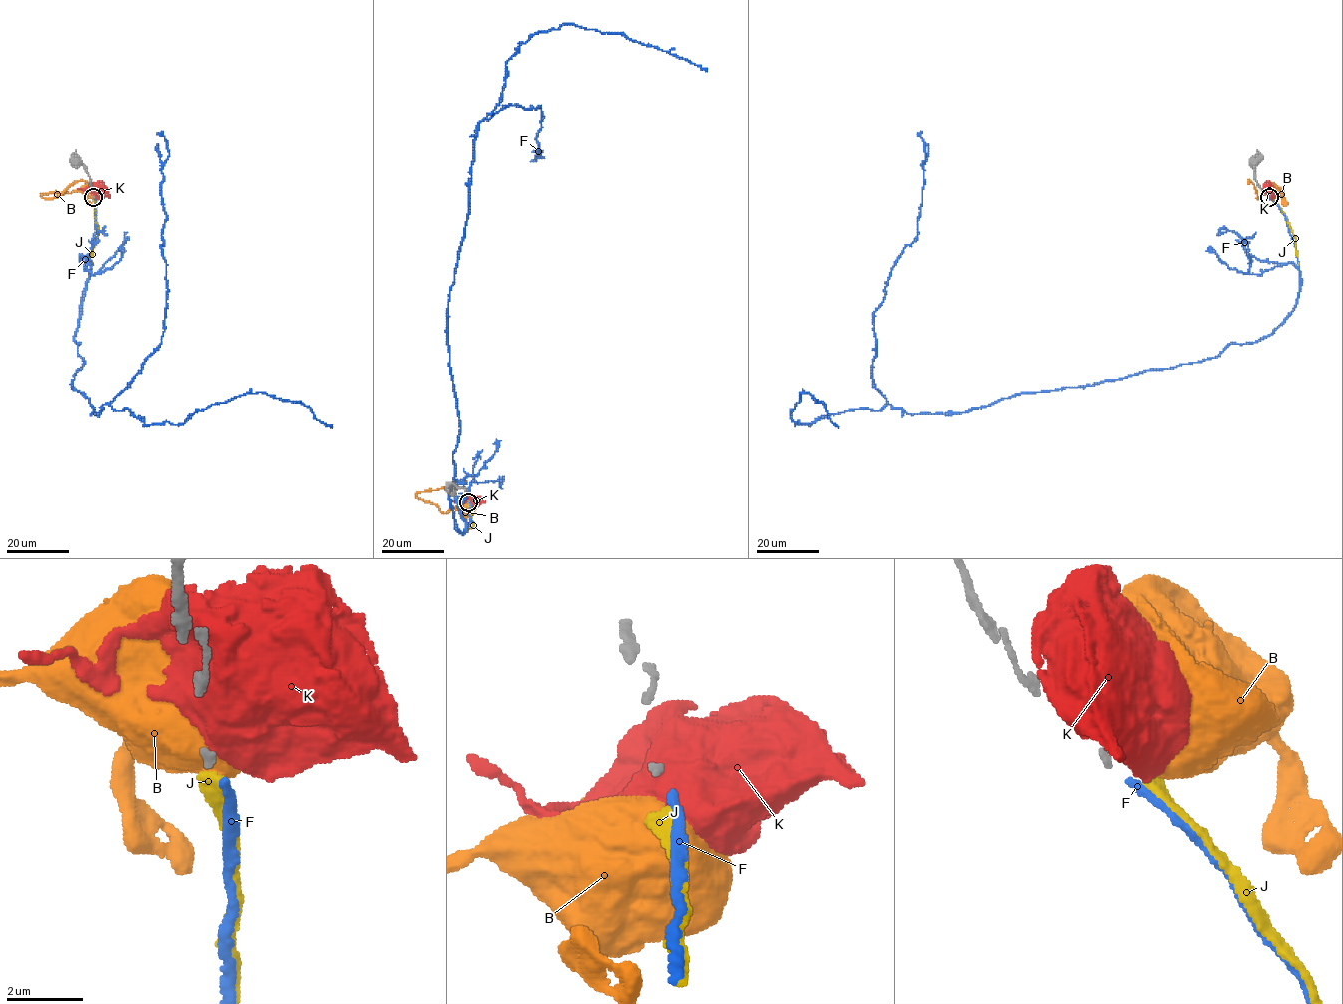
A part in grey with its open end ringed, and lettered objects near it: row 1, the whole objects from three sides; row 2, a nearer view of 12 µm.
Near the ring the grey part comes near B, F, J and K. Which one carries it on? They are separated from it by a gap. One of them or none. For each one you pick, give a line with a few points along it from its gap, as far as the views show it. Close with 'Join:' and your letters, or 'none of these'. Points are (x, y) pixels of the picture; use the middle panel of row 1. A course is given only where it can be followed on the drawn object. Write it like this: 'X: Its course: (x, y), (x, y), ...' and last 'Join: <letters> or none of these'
F: Its course: (470, 503), (460, 532), (447, 324), (476, 126), (509, 104), (539, 106), (543, 157), (532, 151)
Join: F

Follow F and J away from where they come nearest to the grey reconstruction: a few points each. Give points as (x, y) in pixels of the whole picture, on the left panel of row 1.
F: (95, 199), (74, 339), (85, 361), (72, 385), (99, 414), (164, 330), (160, 189), (168, 149), (157, 133)
J: (94, 198), (98, 233), (92, 265)

